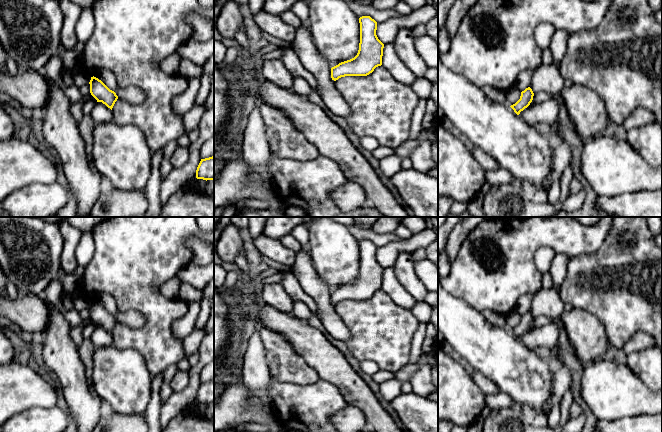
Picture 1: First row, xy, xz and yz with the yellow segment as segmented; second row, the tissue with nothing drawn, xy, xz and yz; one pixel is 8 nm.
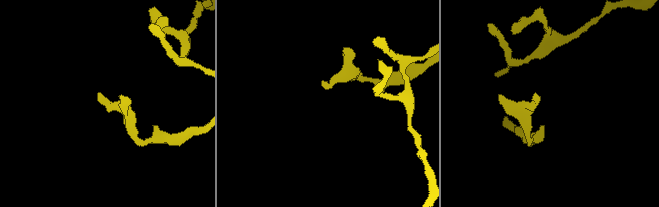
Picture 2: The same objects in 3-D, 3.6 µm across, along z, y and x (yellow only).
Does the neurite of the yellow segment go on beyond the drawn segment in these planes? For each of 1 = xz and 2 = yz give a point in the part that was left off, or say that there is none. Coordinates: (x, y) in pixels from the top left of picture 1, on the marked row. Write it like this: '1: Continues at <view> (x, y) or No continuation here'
1: No continuation here
2: No continuation here

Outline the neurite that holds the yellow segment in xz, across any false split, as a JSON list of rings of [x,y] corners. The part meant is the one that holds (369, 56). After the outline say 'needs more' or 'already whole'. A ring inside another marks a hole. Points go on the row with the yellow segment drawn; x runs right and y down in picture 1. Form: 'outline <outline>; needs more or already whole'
outline [[[370,16],[359,18],[360,43],[357,55],[331,68],[331,78],[336,81],[345,76],[367,76],[382,65],[384,44],[376,35],[377,22]]]; already whole

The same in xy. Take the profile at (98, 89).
outline [[[94,76],[91,77],[89,84],[90,93],[97,100],[97,102],[102,102],[112,110],[118,99],[116,93],[110,90],[101,80]]]; already whole

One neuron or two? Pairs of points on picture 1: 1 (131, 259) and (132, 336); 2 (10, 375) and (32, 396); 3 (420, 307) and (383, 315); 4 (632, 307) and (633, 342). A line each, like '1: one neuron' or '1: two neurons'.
1: one neuron
2: one neuron
3: two neurons
4: two neurons

